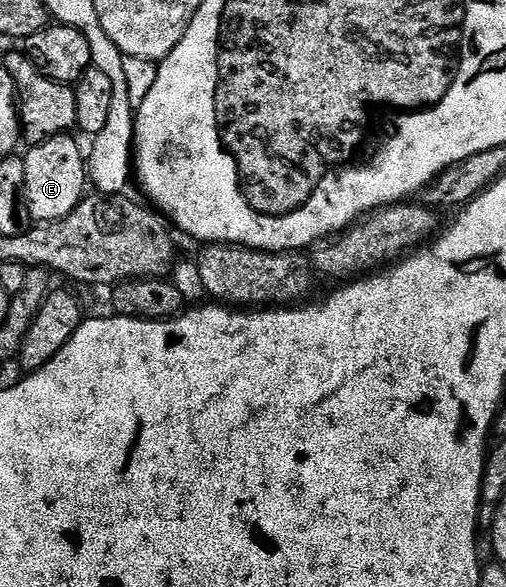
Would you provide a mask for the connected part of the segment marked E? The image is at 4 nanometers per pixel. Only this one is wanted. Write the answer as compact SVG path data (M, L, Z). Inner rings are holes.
M61 131L57 137L49 137L46 141L41 141L29 154L24 154L25 162L25 191L23 194L23 205L27 210L28 216L37 223L48 223L58 221L67 215L71 215L71 211L75 211L75 207L86 196L87 193L87 157L81 153L81 145L73 137L68 137L68 132Z

